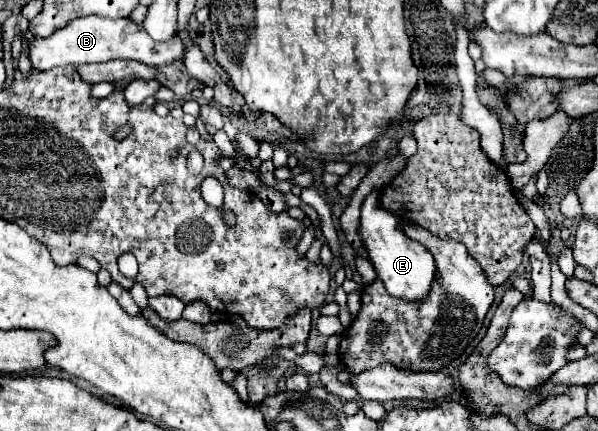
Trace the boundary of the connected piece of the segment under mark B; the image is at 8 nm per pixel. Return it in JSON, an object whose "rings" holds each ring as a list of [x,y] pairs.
{"rings":[[[83,16],[69,26],[53,32],[49,38],[35,36],[33,40],[27,40],[27,56],[31,60],[33,70],[47,72],[55,66],[79,66],[79,64],[93,64],[93,62],[109,62],[109,60],[135,60],[149,66],[163,66],[169,62],[181,62],[183,46],[181,38],[173,38],[173,42],[153,42],[149,38],[147,30],[133,20],[121,18],[121,20],[109,20],[103,16]]]}

